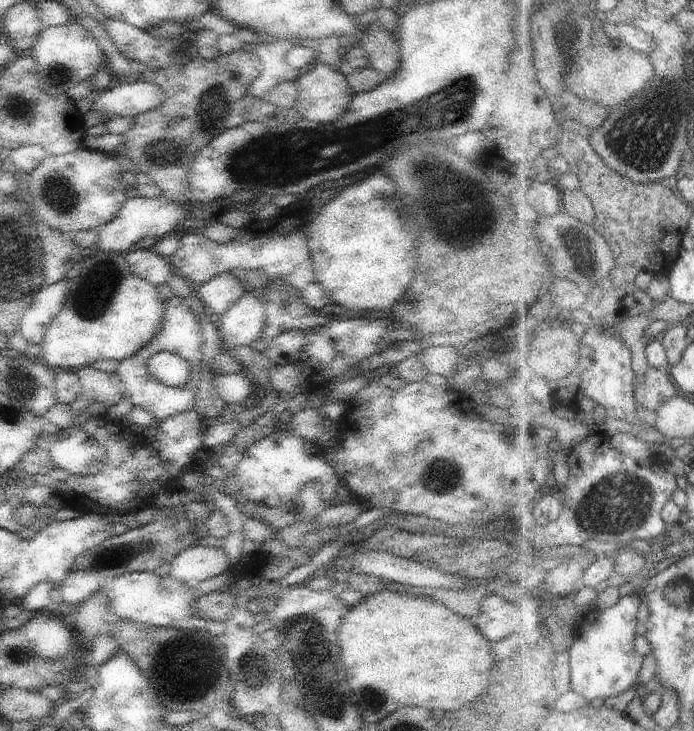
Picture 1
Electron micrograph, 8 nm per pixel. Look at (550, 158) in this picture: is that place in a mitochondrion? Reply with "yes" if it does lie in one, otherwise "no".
no

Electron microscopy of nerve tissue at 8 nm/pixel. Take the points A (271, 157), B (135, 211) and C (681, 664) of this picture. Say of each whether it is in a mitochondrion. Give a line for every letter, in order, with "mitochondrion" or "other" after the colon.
A: mitochondrion
B: other
C: other

